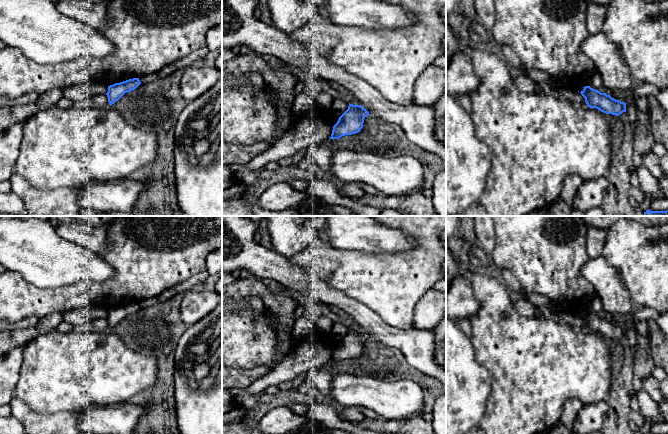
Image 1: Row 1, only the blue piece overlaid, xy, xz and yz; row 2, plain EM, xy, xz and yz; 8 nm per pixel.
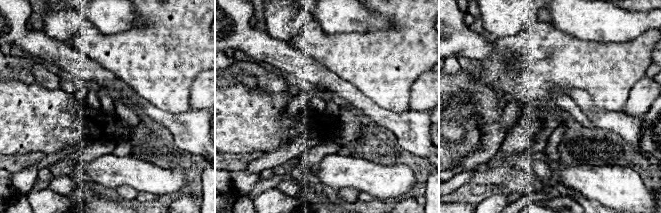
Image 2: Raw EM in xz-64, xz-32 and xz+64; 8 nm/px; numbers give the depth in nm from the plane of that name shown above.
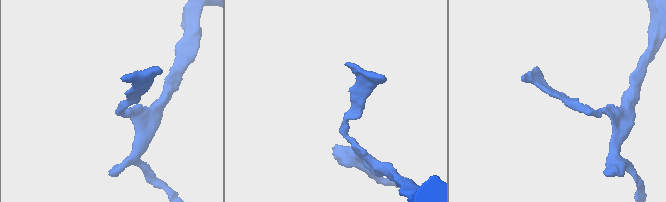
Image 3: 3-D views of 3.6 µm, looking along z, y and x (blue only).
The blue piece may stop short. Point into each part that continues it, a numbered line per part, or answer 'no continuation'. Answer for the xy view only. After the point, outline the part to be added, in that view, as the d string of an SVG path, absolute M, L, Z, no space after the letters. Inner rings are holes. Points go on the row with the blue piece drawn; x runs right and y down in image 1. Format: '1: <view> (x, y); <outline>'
no continuation

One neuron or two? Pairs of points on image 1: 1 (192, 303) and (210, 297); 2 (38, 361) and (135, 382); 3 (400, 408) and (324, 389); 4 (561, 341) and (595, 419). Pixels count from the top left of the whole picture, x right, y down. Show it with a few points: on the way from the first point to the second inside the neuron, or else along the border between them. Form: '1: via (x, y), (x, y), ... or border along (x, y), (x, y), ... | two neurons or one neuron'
1: via (196, 303), (206, 301) | one neuron
2: via (62, 369), (102, 369), (111, 373) | one neuron
3: border along (335, 371), (330, 382), (328, 396) | two neurons
4: border along (606, 399), (600, 399), (583, 405) | two neurons

